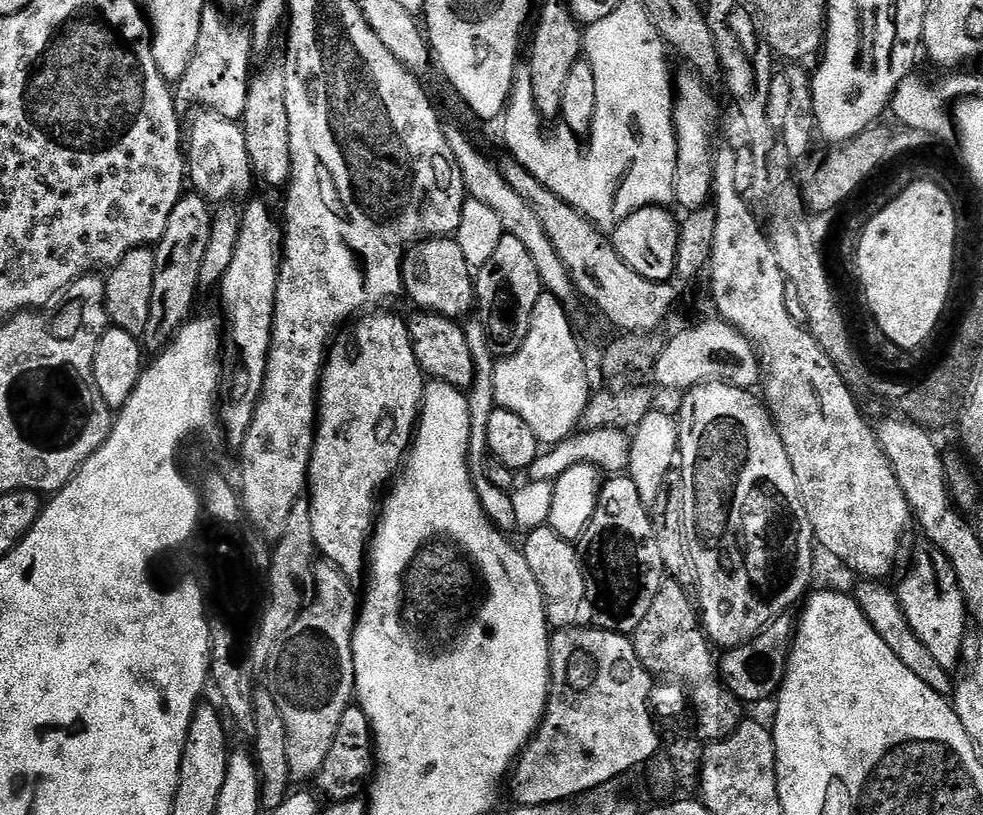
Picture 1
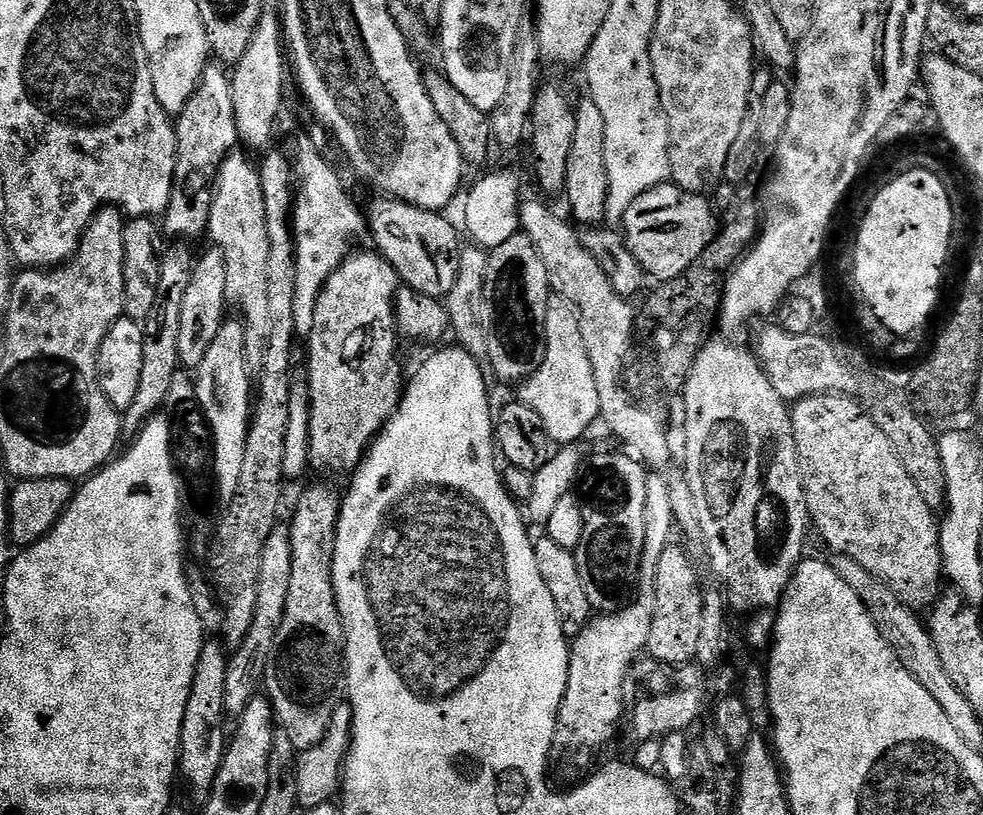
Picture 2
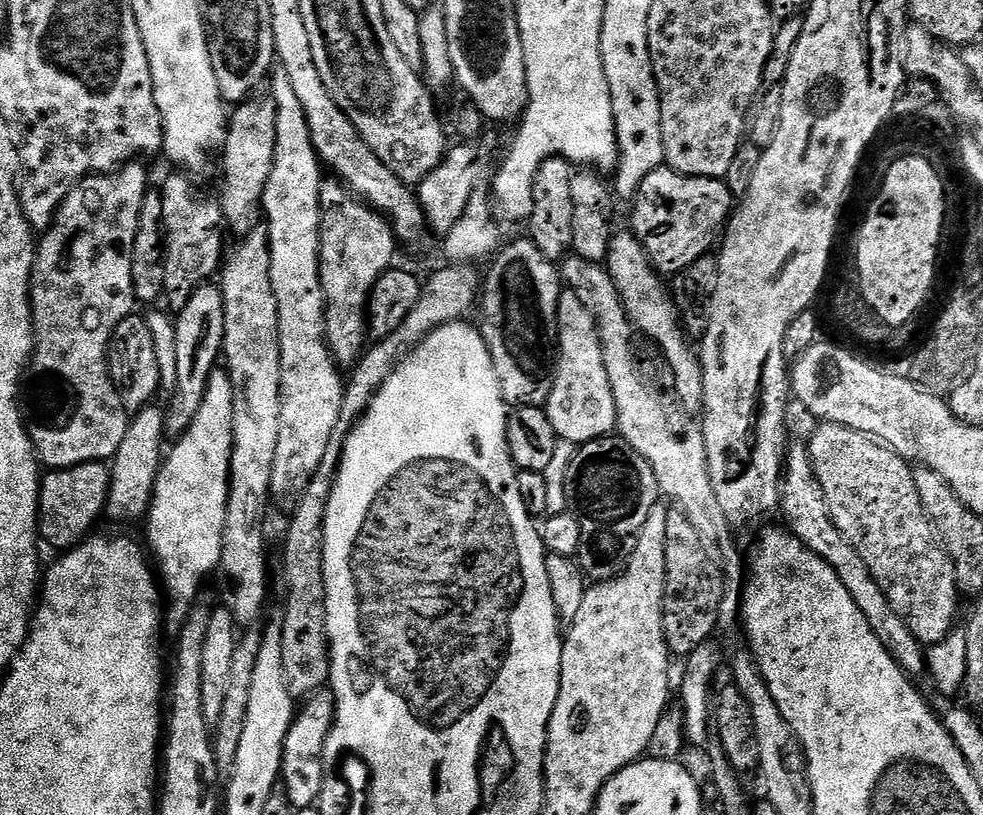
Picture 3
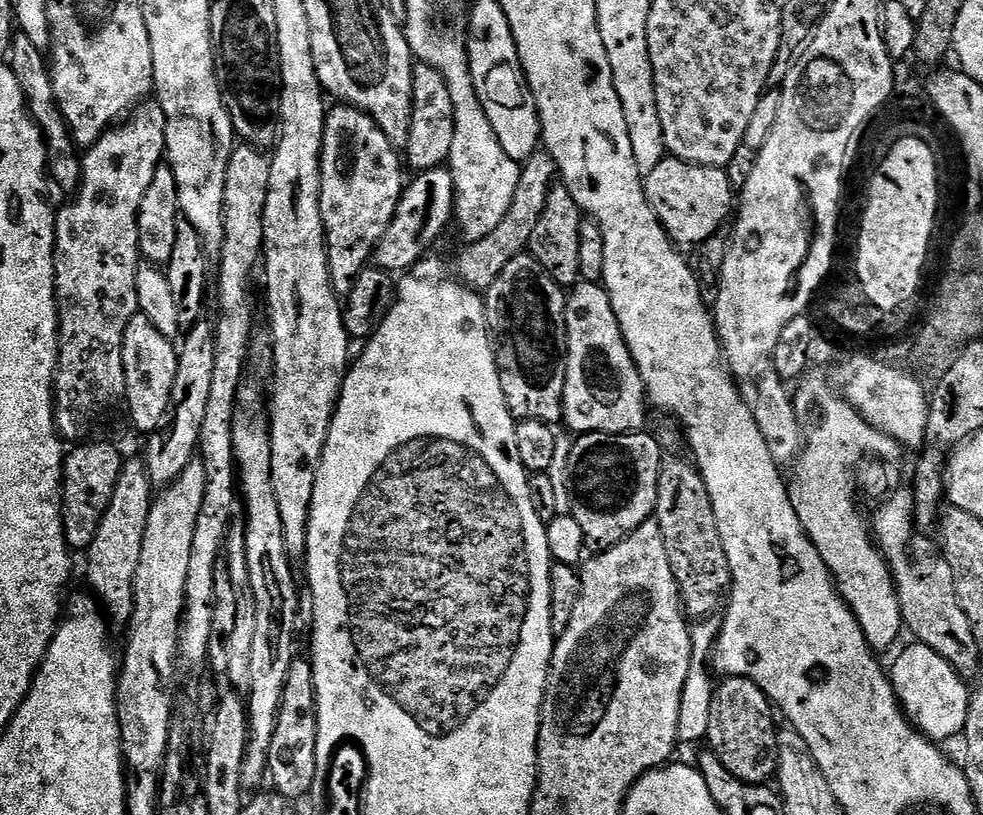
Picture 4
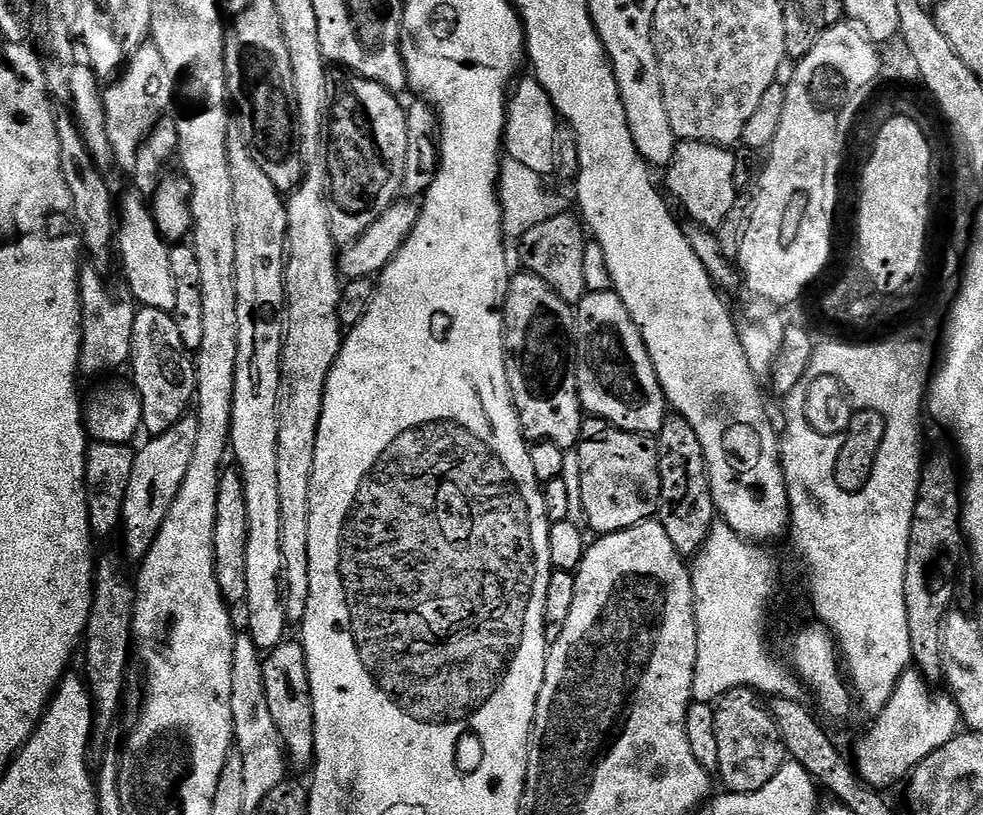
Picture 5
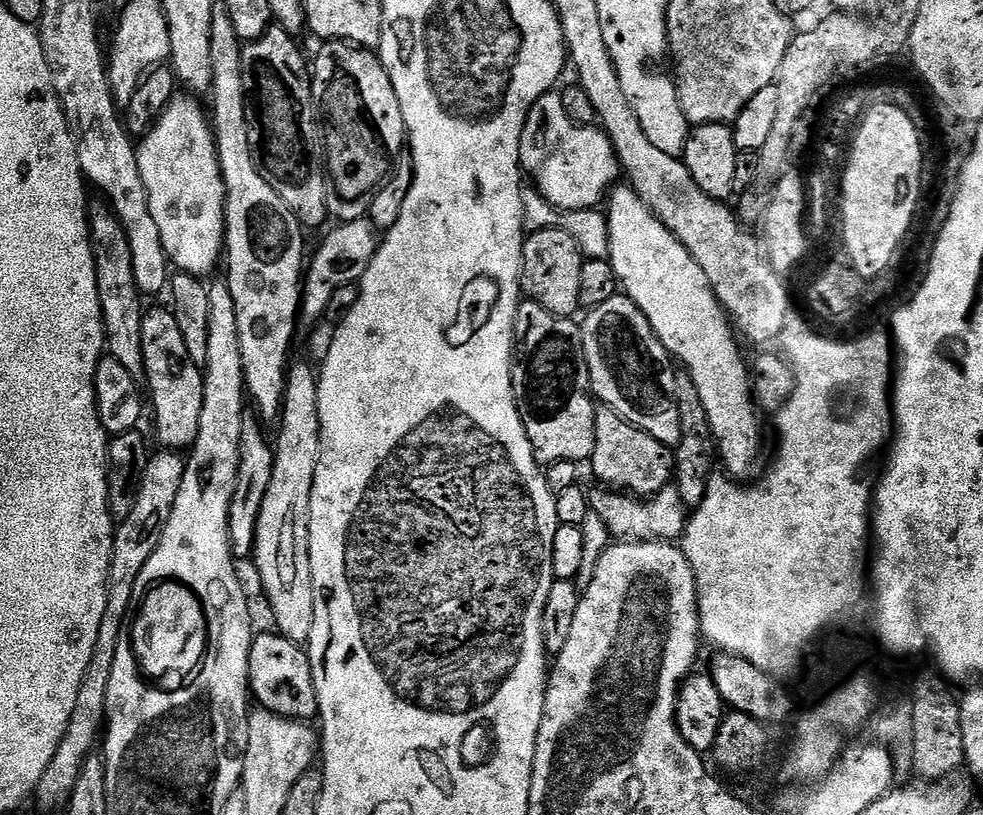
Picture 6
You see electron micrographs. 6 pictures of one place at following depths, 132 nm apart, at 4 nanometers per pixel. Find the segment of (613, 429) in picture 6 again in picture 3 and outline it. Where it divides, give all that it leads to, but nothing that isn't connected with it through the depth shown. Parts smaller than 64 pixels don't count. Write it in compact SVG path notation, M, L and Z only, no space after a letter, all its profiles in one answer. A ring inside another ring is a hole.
M619 435L600 436L579 445L565 478L565 494L571 511L578 518L582 530L582 542L578 553L580 569L589 581L613 580L628 565L628 559L636 549L636 537L650 518L650 510L661 499L660 484L656 481L654 470L642 454L638 454Z

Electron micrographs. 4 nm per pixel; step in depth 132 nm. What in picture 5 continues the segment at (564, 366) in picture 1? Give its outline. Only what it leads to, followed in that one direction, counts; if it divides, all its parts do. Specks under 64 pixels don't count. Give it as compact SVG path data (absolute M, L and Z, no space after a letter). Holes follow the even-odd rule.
M615 290L588 291L579 304L575 305L570 336L574 341L574 371L580 406L585 413L589 417L599 418L627 432L659 434L664 425L665 416L669 415L670 405L664 398L664 391L658 382L658 374L654 370L654 362L650 362L650 354L642 342L642 334L638 326L634 326L619 294Z

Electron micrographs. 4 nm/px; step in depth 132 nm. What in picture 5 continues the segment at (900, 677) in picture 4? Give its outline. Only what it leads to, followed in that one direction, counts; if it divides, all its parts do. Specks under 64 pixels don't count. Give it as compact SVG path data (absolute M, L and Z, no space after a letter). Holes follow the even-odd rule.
M909 670L902 674L890 702L875 717L872 729L856 748L860 759L858 775L868 787L885 790L891 784L907 777L934 750L946 746L961 731L962 721L955 700L947 691L937 690L919 672Z

